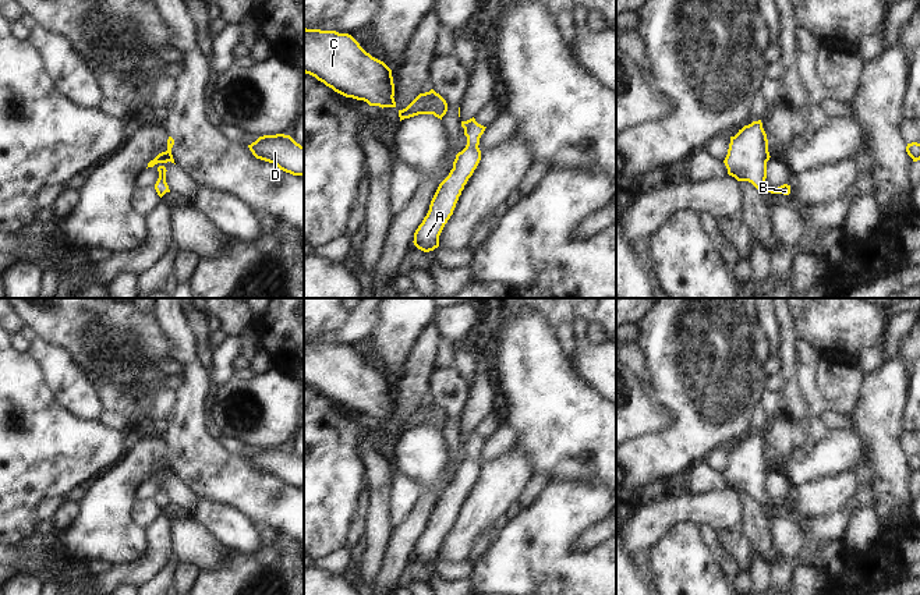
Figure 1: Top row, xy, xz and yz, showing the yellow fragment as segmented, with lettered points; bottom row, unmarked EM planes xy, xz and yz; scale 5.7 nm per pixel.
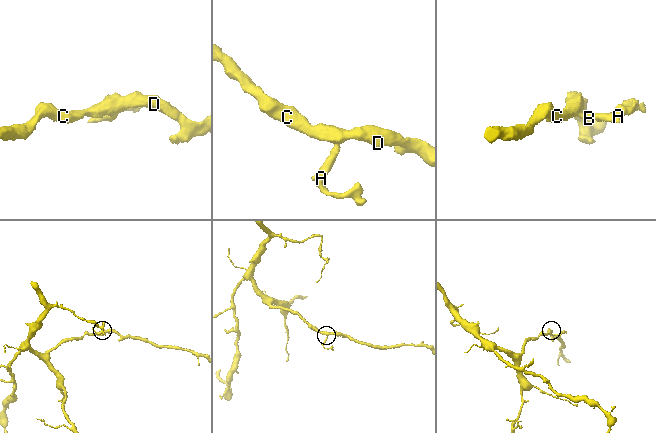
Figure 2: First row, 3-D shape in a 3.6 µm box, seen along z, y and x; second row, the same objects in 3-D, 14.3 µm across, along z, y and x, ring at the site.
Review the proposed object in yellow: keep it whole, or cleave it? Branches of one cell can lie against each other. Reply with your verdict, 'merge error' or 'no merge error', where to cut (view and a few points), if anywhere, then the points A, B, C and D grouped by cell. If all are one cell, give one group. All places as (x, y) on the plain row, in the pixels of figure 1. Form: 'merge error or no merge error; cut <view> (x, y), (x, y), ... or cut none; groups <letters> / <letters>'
no merge error; cut none; groups A B C D

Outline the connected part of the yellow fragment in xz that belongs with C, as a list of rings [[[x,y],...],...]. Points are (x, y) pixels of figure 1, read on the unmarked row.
[[[304,340],[304,385],[346,410],[364,412],[369,418],[382,421],[396,419],[392,382],[367,365],[348,346]]]

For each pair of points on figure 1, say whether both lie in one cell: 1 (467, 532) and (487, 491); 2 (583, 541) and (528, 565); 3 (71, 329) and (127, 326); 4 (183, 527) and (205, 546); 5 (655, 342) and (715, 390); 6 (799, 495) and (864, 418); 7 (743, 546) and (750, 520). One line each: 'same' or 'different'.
1: same
2: different
3: same
4: same
5: same
6: different
7: different

